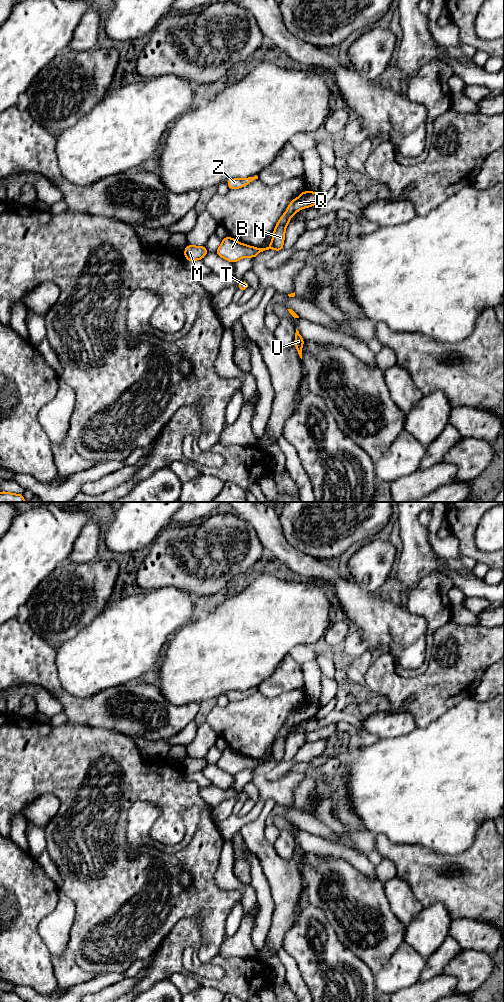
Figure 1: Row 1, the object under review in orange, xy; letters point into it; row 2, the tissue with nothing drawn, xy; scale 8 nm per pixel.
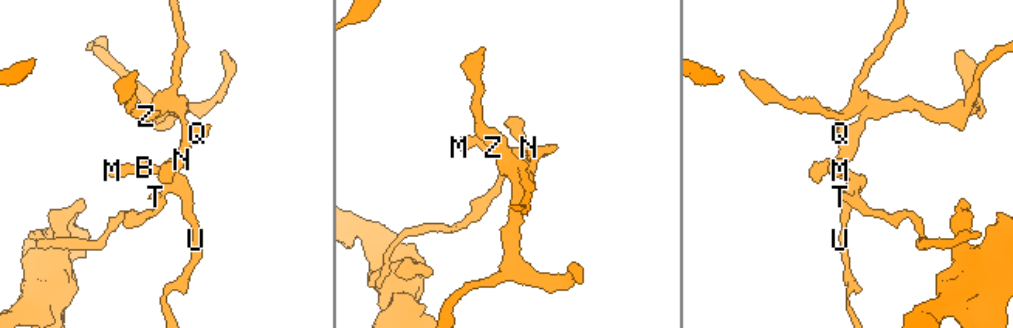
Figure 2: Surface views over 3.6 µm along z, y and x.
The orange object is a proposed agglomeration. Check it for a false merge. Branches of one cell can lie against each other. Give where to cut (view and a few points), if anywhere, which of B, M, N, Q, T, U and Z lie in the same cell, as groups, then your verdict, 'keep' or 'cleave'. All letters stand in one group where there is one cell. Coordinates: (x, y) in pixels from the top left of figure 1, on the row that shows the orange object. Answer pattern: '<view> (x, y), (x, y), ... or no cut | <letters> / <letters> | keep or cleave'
xy (270, 244), (275, 249) | B M T U / N Q Z | cleave

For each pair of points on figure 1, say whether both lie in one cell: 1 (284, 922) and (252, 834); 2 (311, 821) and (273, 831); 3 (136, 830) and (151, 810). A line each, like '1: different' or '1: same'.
1: same
2: different
3: same

